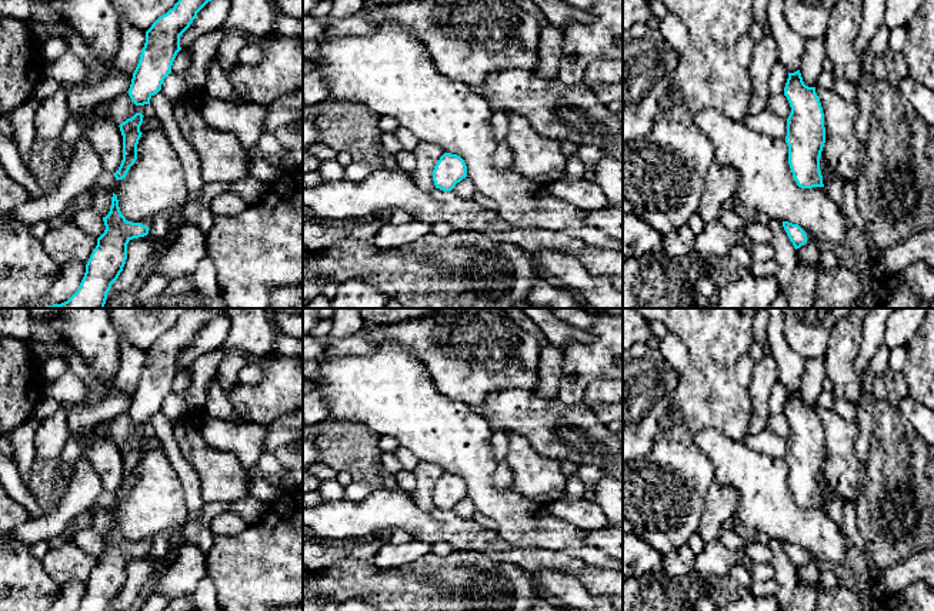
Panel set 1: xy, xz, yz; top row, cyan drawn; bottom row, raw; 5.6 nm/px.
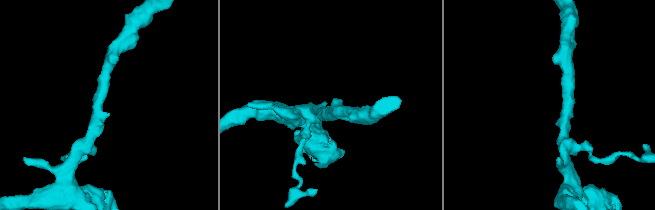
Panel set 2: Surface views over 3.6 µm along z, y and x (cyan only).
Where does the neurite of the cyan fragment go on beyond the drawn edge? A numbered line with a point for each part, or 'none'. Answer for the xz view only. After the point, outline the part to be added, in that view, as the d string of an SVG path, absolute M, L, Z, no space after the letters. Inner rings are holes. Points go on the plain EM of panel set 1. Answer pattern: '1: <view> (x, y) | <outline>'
none

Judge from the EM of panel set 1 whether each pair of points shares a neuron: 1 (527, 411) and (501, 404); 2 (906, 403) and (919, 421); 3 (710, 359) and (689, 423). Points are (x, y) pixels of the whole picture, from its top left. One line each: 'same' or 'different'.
1: same
2: same
3: same

